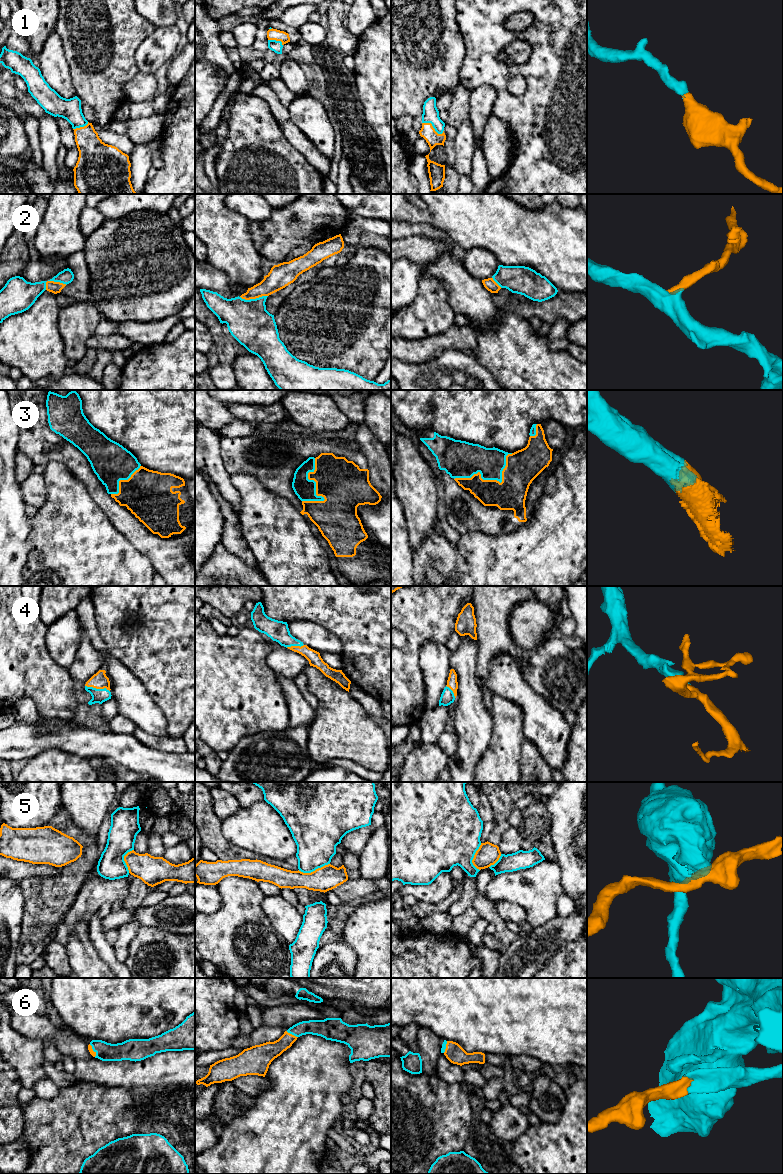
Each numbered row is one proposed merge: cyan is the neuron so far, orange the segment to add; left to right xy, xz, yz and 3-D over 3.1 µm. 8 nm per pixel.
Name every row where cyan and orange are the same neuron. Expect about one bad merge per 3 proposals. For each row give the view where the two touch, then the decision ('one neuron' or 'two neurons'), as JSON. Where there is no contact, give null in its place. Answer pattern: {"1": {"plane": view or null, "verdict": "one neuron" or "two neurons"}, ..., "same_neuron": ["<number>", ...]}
{"1": {"plane": "yz", "verdict": "one neuron"}, "2": {"plane": "xz", "verdict": "one neuron"}, "3": {"plane": "yz", "verdict": "one neuron"}, "4": {"plane": "xy", "verdict": "one neuron"}, "5": {"plane": "xz", "verdict": "two neurons"}, "6": {"plane": "xz", "verdict": "one neuron"}, "same_neuron": ["1", "2", "3", "4", "6"]}

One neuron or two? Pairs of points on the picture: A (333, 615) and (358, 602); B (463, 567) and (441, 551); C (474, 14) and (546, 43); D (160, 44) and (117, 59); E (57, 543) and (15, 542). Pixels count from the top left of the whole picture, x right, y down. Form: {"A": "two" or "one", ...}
{"A": "one", "B": "two", "C": "one", "D": "two", "E": "two"}

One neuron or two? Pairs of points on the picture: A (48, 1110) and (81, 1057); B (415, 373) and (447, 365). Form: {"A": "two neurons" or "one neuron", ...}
{"A": "two neurons", "B": "one neuron"}

